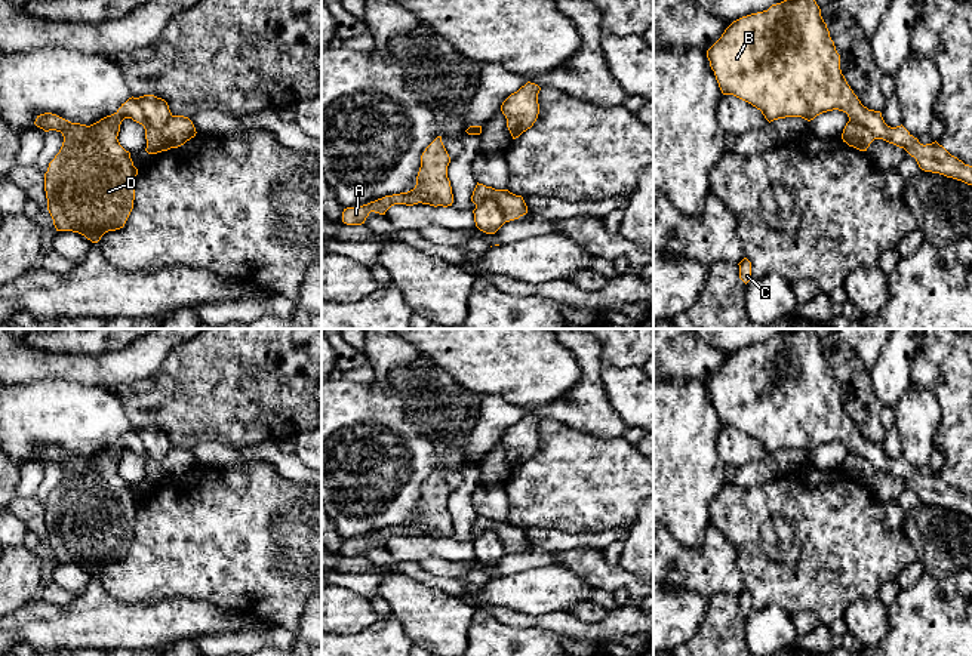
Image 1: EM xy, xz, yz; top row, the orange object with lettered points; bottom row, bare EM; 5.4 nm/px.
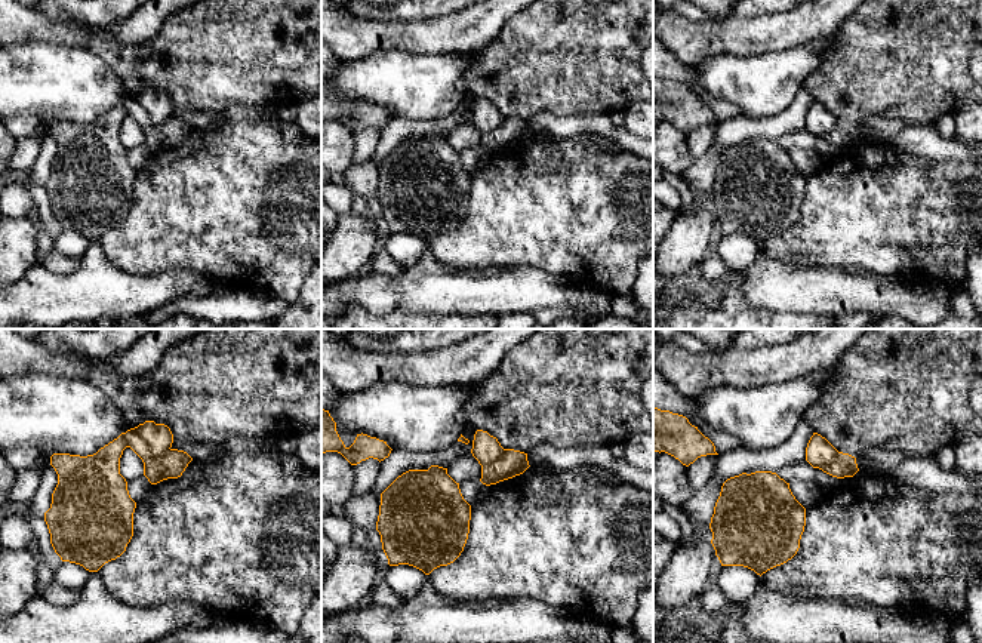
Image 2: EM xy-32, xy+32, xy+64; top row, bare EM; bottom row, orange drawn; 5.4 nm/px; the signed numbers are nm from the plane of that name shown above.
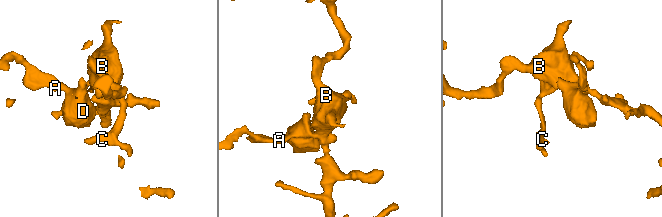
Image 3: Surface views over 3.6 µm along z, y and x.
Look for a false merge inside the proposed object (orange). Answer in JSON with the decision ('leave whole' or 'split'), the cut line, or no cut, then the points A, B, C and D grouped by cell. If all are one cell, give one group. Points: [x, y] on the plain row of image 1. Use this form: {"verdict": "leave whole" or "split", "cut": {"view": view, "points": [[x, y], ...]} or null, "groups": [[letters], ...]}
{"verdict": "split", "cut": {"view": "xy", "points": [[135, 430], [151, 458], [160, 459], [172, 447]]}, "groups": [["A", "D"], ["B", "C"]]}

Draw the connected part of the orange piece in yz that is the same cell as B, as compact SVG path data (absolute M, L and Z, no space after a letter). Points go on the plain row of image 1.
M791 329L768 342L733 352L707 382L707 389L722 425L751 435L769 455L785 449L810 453L822 444L839 441L846 444L849 452L867 459L876 471L904 480L922 502L972 517L972 498L951 487L936 472L920 475L902 456L888 458L880 443L861 435L842 406L840 386L813 329Z

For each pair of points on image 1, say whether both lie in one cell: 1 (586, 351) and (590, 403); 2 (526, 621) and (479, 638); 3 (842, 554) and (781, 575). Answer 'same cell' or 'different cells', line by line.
1: same cell
2: different cells
3: same cell

